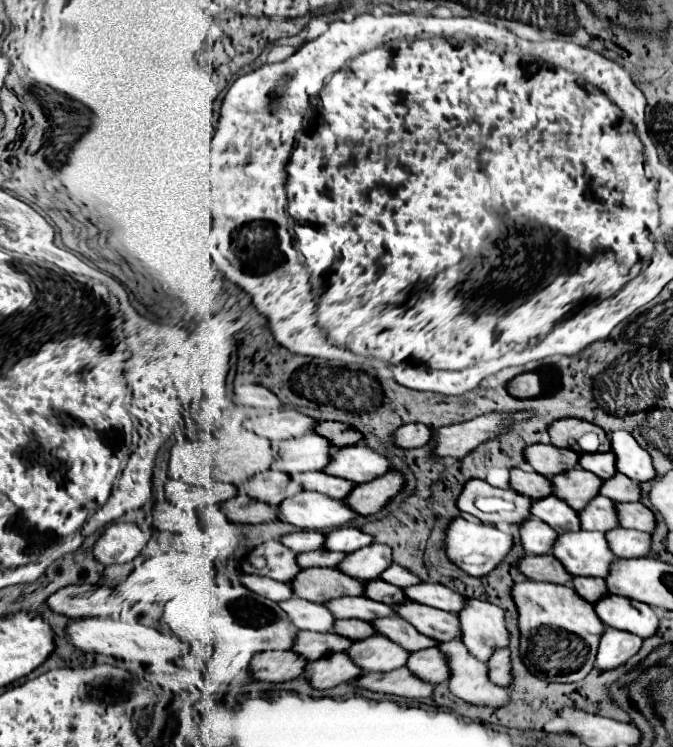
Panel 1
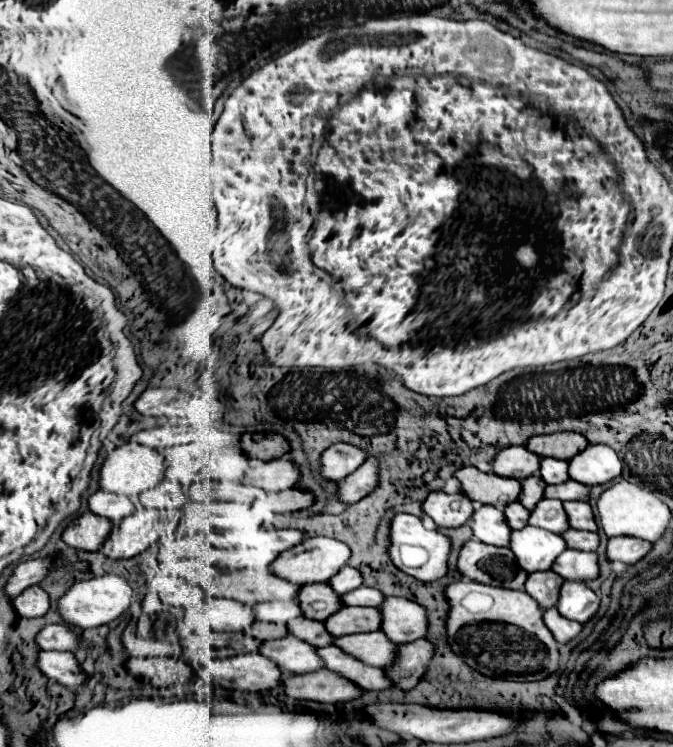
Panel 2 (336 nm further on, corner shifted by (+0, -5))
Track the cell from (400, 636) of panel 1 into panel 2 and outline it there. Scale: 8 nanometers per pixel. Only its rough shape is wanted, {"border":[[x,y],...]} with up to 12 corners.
{"border":[[310,619],[286,623],[294,635],[314,647],[334,643],[324,623]]}

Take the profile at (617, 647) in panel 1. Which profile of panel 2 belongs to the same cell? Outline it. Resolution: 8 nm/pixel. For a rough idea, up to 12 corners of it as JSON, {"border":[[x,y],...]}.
{"border":[[556,607],[542,619],[558,643],[568,643],[582,631],[580,623],[562,617]]}

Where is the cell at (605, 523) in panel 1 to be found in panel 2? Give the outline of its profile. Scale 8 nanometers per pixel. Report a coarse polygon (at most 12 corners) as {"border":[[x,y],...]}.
{"border":[[542,499],[528,525],[564,533],[568,517],[562,501]]}

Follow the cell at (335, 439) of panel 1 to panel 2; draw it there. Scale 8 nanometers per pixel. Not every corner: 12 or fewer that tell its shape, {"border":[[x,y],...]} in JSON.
{"border":[[242,433],[240,449],[250,459],[270,461],[288,451],[282,435],[254,439]]}

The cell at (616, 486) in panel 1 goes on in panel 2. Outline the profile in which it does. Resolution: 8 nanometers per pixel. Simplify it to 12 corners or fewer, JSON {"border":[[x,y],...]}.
{"border":[[564,481],[548,485],[544,497],[560,501],[588,501],[590,487]]}

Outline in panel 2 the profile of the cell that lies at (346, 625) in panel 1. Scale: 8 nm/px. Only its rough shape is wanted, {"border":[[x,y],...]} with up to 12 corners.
{"border":[[254,621],[244,633],[258,641],[286,637],[284,625]]}

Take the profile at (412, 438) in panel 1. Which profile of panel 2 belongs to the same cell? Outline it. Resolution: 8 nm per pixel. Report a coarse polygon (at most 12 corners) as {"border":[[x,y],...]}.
{"border":[[348,443],[330,445],[320,475],[342,481],[366,461]]}

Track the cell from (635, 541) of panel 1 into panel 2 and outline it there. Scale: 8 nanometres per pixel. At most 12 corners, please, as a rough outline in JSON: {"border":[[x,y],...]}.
{"border":[[566,529],[560,535],[568,549],[596,551],[598,535]]}

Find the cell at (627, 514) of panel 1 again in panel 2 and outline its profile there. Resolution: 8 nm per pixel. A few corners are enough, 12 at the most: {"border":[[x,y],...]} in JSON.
{"border":[[562,503],[572,529],[596,531],[588,503]]}

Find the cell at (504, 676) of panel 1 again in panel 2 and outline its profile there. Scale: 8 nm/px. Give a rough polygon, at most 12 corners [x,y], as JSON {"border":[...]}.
{"border":[[426,639],[396,645],[382,667],[394,687],[410,691],[432,659]]}

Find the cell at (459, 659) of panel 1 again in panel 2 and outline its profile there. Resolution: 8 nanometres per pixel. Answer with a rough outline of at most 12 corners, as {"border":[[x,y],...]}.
{"border":[[382,631],[344,635],[334,643],[364,665],[384,667],[396,645]]}

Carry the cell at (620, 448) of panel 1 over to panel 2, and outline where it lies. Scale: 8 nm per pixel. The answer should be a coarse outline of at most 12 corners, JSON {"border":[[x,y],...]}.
{"border":[[588,445],[568,461],[582,485],[616,479],[622,461],[604,445]]}

